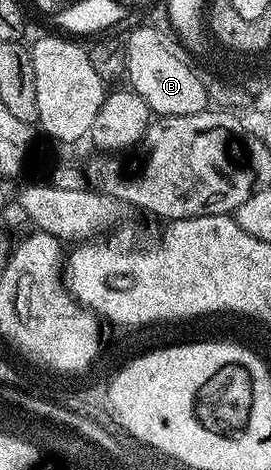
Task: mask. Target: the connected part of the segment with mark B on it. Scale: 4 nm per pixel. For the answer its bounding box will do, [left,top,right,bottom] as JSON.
[125,27,207,117]

